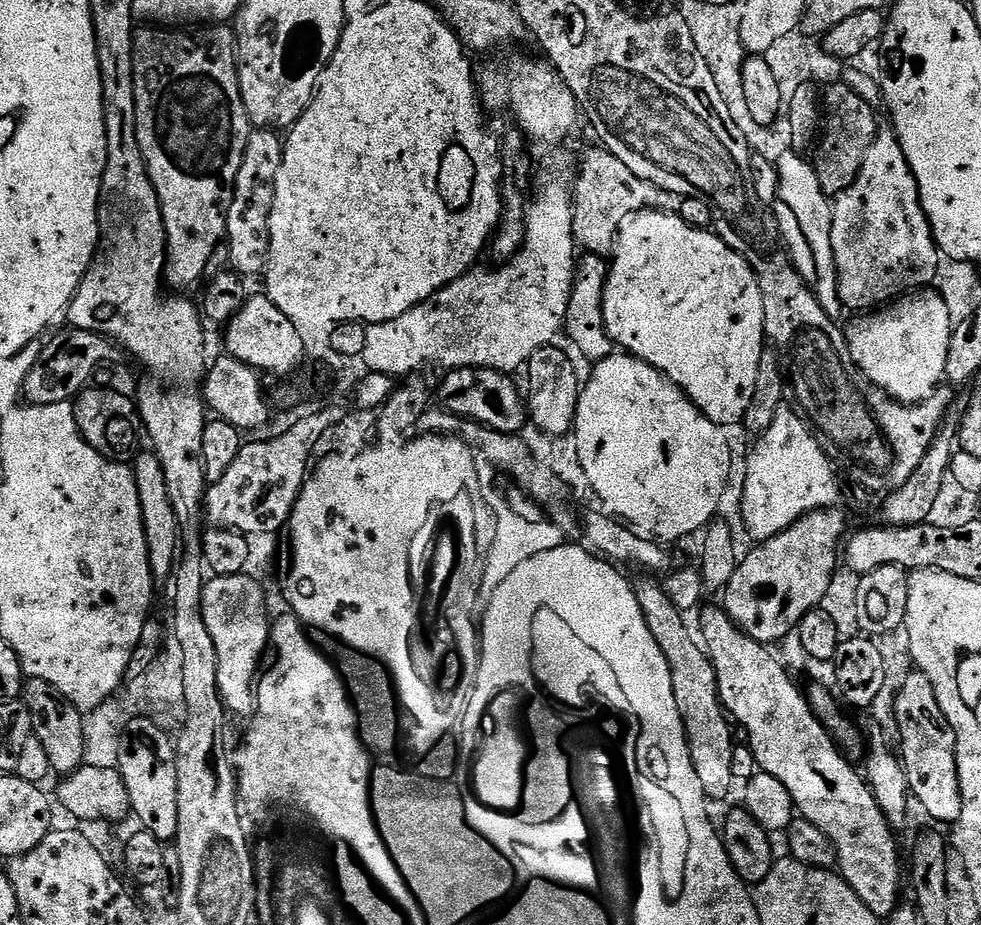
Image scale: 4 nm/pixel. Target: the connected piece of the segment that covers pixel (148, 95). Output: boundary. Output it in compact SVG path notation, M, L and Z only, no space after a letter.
M214 24L211 26L184 26L179 30L165 30L160 26L140 26L135 29L135 36L133 38L133 78L134 78L134 98L136 99L136 137L138 138L138 146L142 150L142 158L148 167L150 174L150 182L154 186L154 190L158 194L158 202L160 203L160 214L163 220L164 235L166 237L166 261L162 268L162 274L165 283L174 287L174 290L184 290L184 288L194 283L200 275L204 272L204 267L208 264L208 259L212 256L212 250L216 243L221 243L224 236L224 217L228 211L228 201L232 199L232 187L236 184L238 178L238 170L242 166L242 154L246 154L246 142L248 141L248 133L250 131L250 121L248 119L248 111L242 102L242 94L240 93L240 83L238 82L238 70L236 69L236 33L228 24Z

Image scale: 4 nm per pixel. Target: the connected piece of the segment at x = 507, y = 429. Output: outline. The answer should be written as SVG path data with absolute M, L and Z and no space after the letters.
M458 368L451 369L445 376L446 382L438 390L438 400L448 411L479 420L482 423L479 425L491 431L515 434L525 427L528 420L526 406L507 373L492 368Z

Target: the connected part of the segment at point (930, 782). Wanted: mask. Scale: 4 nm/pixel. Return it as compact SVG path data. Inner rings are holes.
M913 670L902 688L896 694L896 732L900 736L898 755L904 766L906 782L911 799L924 807L924 812L932 820L951 826L962 814L964 795L958 782L958 758L956 739L942 706L930 686L930 678L919 670Z

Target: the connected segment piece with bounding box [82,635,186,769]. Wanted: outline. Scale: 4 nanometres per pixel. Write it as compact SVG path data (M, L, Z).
M169 635L157 657L145 666L142 674L131 677L117 693L83 715L83 765L117 769L120 733L138 716L153 720L162 731L169 734L179 733L186 722L186 694L182 690L182 646L178 646L178 638Z

